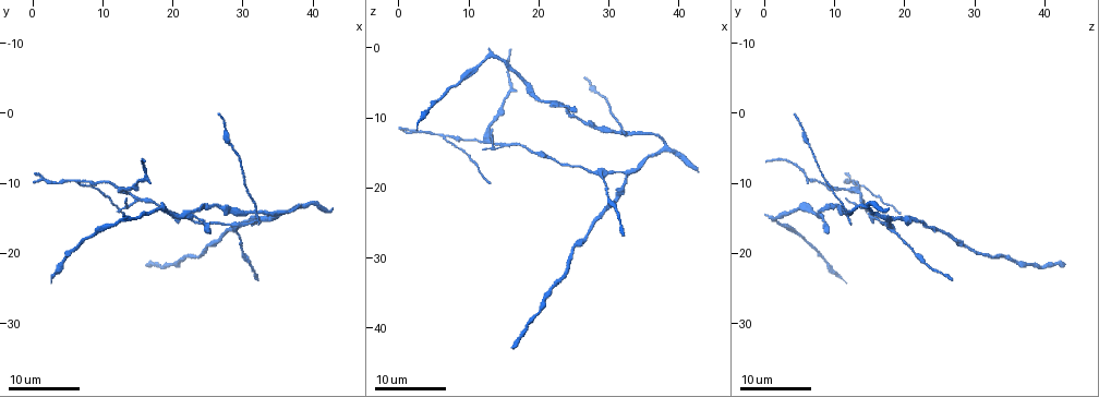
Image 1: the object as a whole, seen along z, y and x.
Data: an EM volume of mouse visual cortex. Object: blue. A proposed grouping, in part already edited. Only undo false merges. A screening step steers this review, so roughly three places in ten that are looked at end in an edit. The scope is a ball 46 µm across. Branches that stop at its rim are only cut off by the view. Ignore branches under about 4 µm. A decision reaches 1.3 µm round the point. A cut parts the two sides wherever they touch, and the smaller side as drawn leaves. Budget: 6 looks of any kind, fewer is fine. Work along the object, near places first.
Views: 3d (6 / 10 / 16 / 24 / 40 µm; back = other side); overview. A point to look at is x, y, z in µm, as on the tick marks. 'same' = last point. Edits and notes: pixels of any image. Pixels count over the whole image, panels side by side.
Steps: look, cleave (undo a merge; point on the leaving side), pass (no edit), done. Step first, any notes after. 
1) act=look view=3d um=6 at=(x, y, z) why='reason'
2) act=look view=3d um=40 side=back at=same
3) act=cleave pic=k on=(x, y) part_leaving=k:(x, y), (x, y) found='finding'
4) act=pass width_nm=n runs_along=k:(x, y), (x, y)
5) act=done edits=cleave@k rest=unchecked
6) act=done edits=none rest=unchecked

act=look view=3d um=16 at=(29.0, 17.0, 18.5)

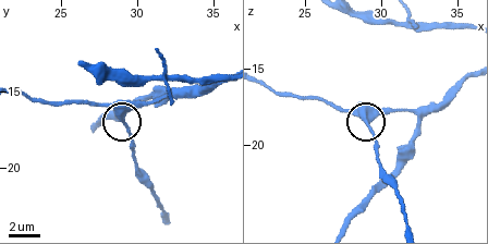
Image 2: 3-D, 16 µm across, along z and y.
act=look view=3d um=6 at=(29.0, 16.6, 18.4)

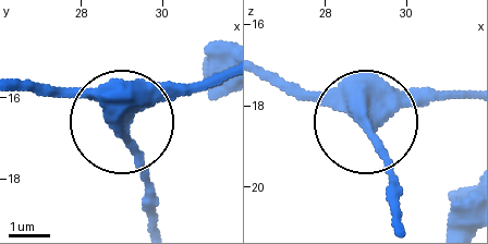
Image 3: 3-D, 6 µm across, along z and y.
act=pass runs_along=3:(218, 73), (155, 90), (127, 118), (151, 208) found='one neuron here'

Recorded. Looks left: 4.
act=look view=3d um=24 at=(14.5, 12.0, 14.0) why='three-way junction'

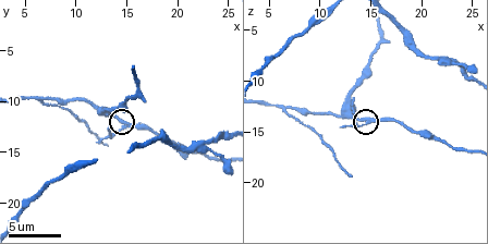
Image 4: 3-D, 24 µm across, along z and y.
act=look view=3d um=10 at=(14.6, 12.4, 13.8)

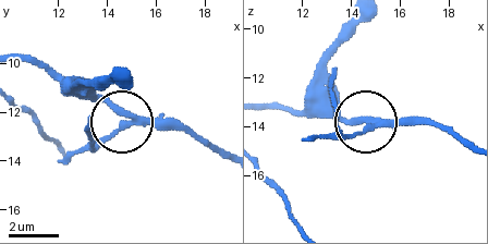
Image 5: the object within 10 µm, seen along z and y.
act=pass side_arm_um=5 runs_along=5:(468, 148), (431, 125), (368, 125), (343, 137), (308, 137) found='continuous, no second neuron'

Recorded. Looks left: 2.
act=look view=3d um=16 at=(6.6, 10.0, 13.0) why='thin arm on a thick one'

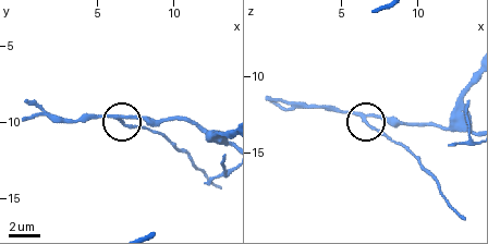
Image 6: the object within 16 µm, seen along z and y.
act=look view=3d um=6 at=(6.6, 10.0, 13.0)

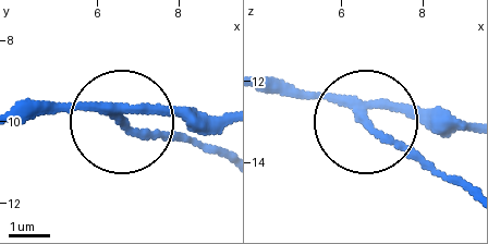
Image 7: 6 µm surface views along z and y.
act=pass side_arm_um=7 arms=3 found='continuous, no second neuron'

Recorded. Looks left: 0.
act=done edits=none rest=unchecked

